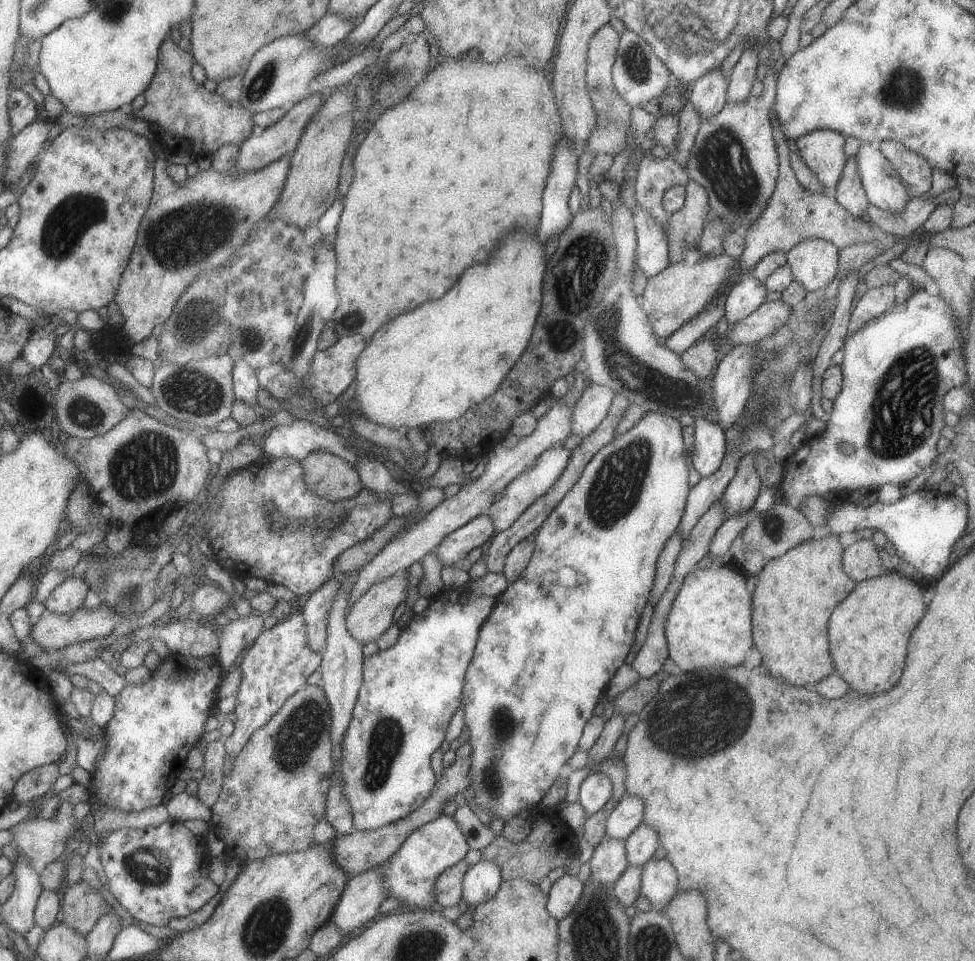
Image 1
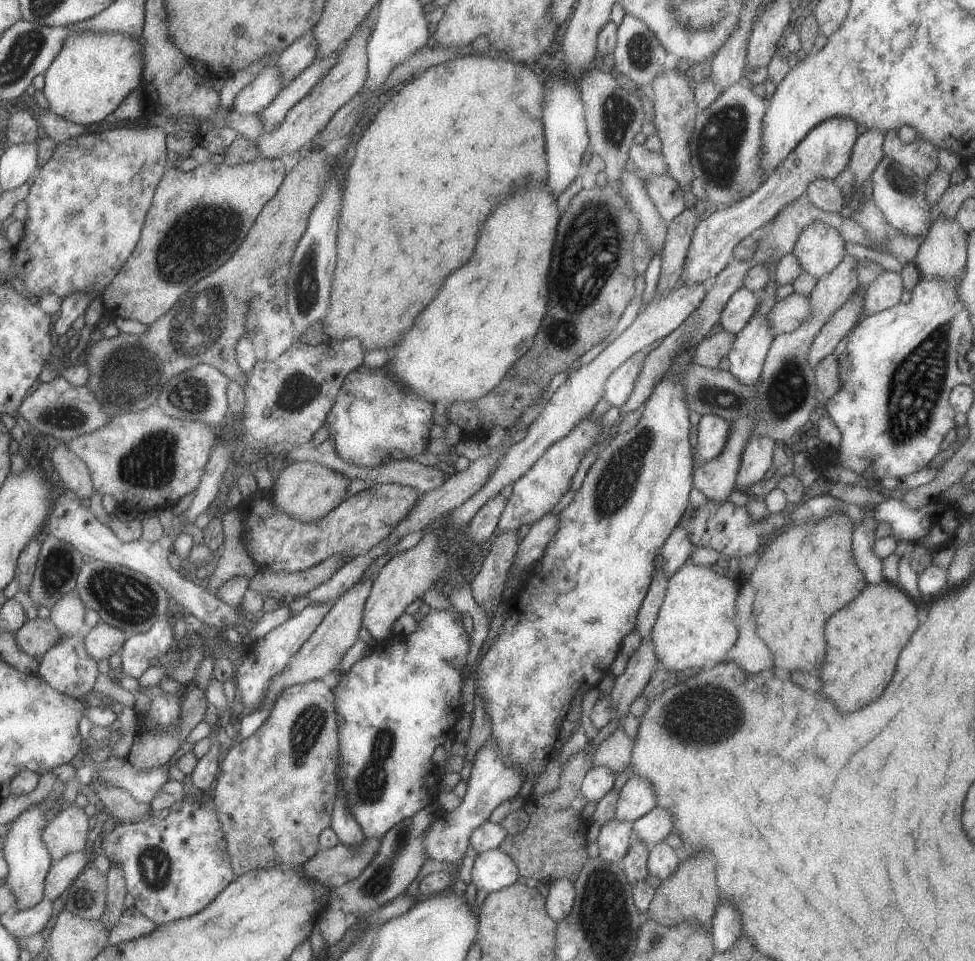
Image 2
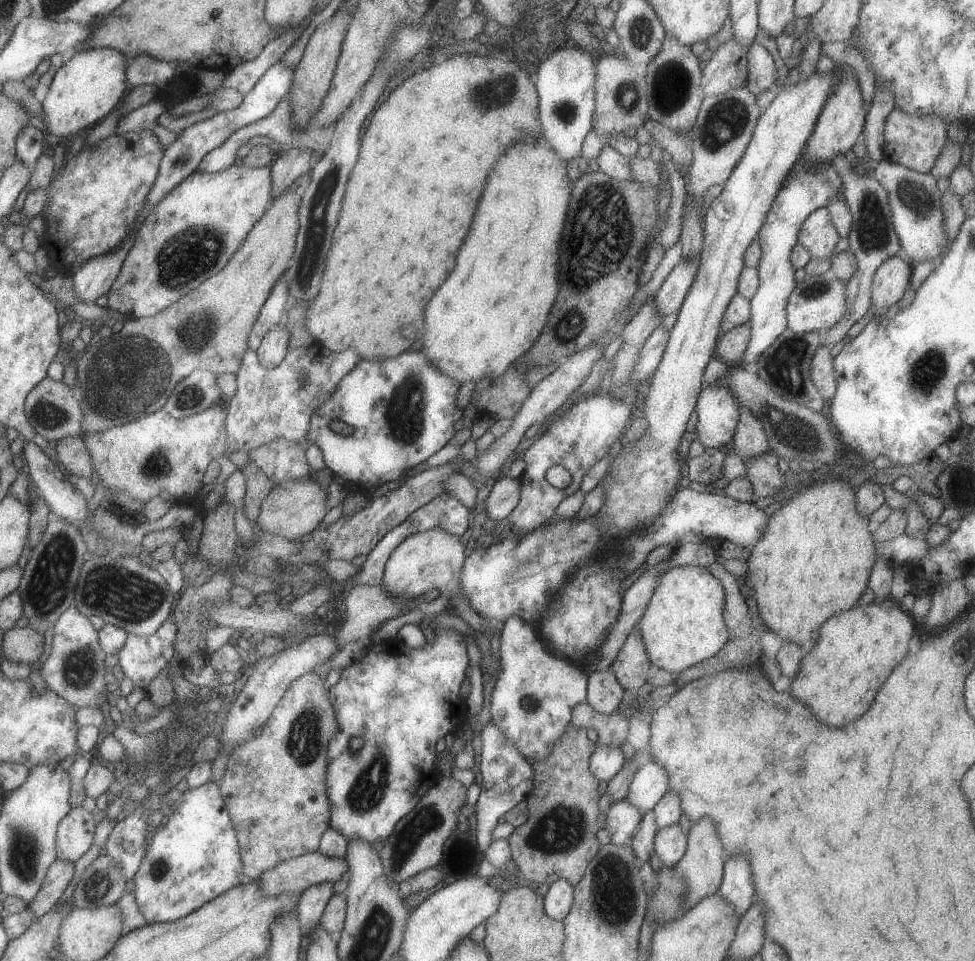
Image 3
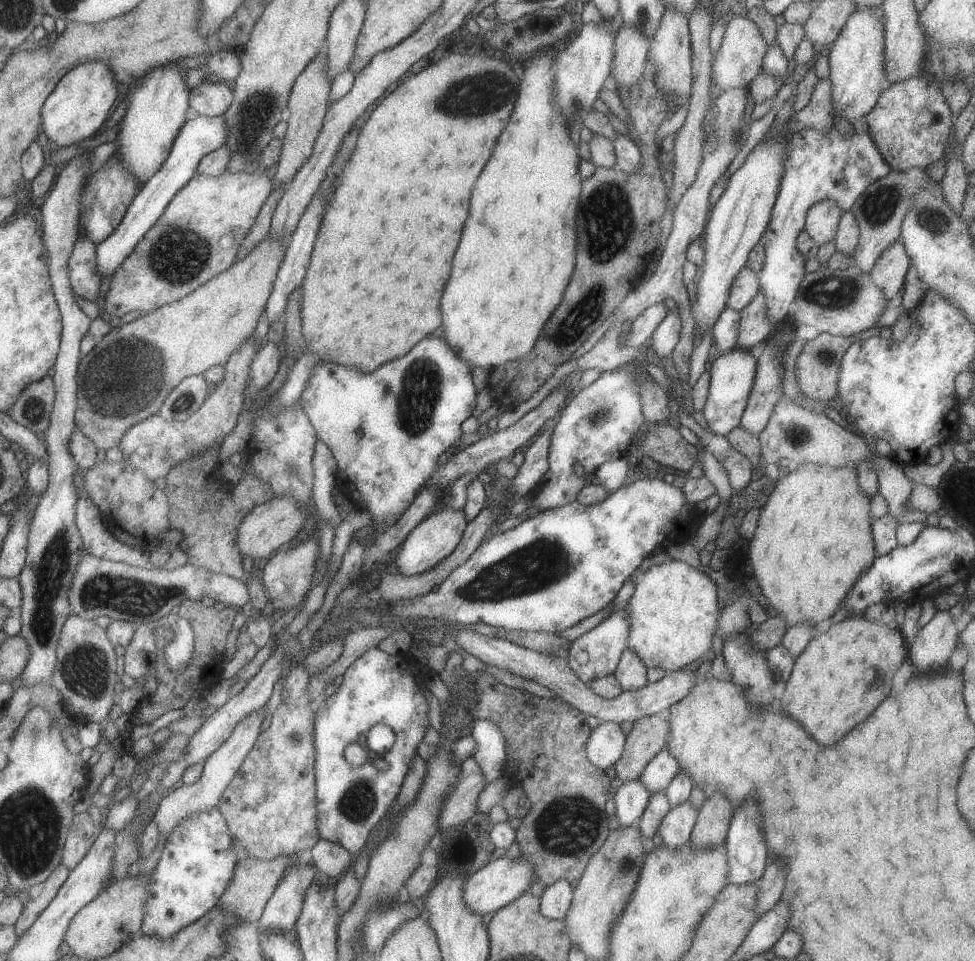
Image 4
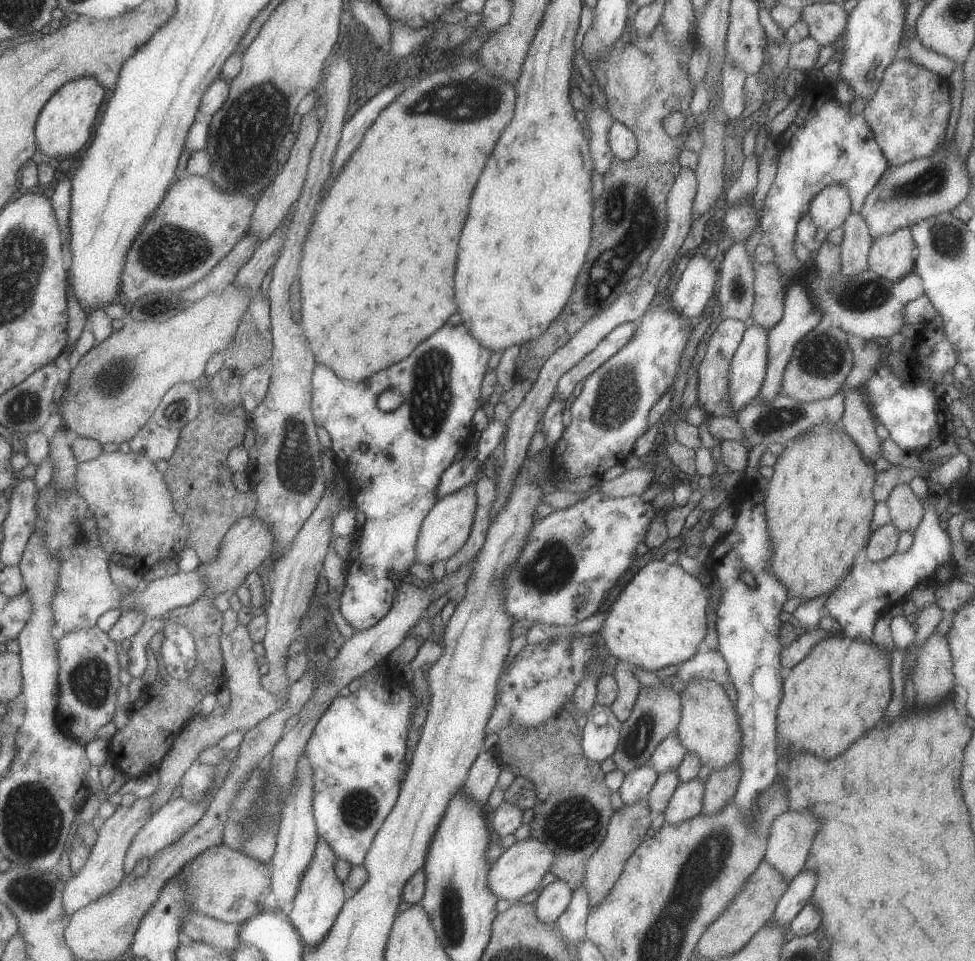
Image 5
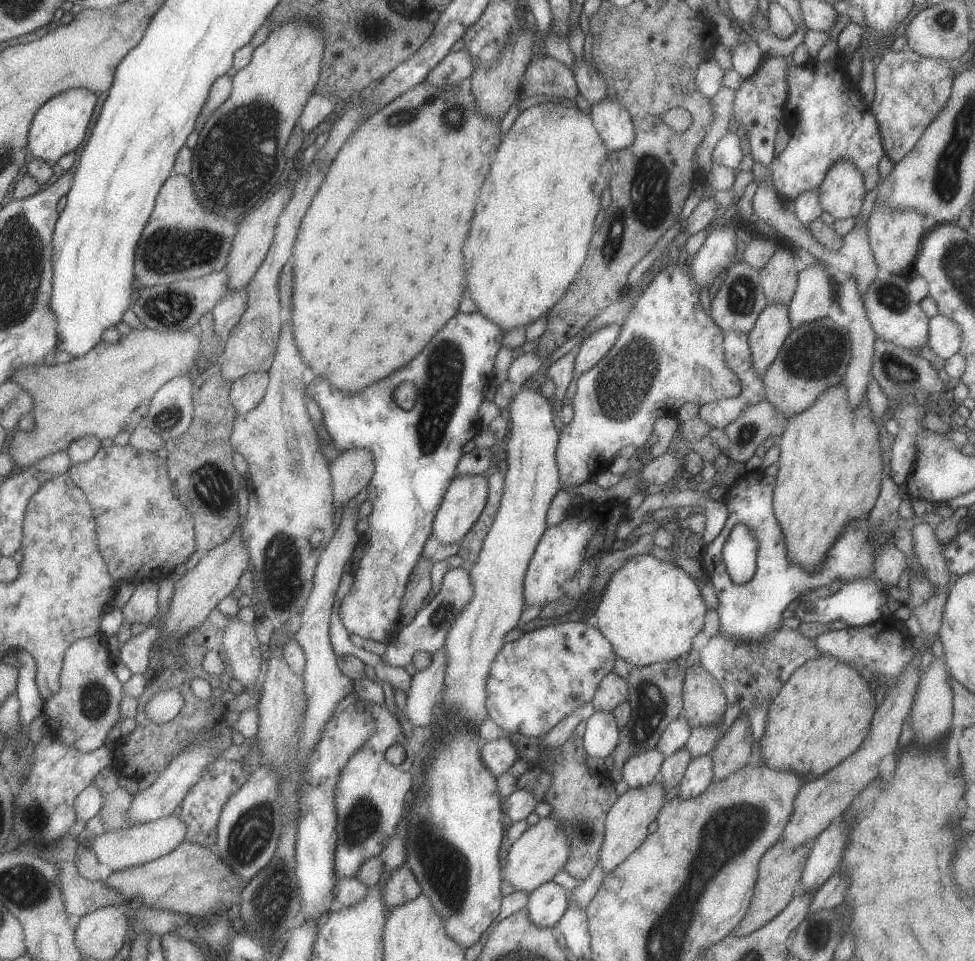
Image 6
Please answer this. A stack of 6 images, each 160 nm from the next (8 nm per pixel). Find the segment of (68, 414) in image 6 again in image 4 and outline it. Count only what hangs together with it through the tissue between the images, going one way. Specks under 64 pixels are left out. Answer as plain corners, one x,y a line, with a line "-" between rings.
267,237
243,260
208,280
208,283
202,284
182,300
143,314
129,324
110,330
105,337
96,341
94,348
81,359
77,375
75,419
79,429
94,441
98,450
107,451
119,446
129,428
159,413
158,408
168,397
168,392
172,392
182,380
193,375
203,375
212,366
225,366
228,363
230,356
254,335
272,293
285,250
281,241
272,241

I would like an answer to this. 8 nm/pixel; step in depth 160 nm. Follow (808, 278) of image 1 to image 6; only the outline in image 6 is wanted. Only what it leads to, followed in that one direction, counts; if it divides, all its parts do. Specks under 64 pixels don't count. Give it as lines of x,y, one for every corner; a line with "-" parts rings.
838,159
819,186
823,210
835,219
856,217
867,193
860,169
850,159

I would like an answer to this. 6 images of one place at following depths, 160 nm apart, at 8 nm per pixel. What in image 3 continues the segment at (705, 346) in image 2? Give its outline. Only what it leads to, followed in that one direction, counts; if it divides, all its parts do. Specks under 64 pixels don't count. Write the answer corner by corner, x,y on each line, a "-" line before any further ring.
751,318
744,324
731,328
719,338
713,357
729,365
740,365
751,339

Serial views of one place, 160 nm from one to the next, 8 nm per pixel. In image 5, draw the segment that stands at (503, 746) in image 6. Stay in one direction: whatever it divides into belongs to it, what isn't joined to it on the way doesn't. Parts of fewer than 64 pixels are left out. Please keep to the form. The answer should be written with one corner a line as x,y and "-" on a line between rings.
482,750
470,768
468,780
464,784
464,794
478,804
487,804
497,786
498,777
503,769
495,751

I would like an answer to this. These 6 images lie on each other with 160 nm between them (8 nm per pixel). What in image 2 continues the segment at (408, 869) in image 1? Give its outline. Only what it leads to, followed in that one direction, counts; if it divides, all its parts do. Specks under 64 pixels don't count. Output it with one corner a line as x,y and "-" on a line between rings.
488,738
484,744
480,745
480,750
476,752
476,760
473,762
467,783
468,791
460,806
449,813
440,809
432,826
426,828
426,834
424,834
424,850
428,856
426,860
449,863
462,861
471,849
470,834
472,834
472,830
476,830
478,826
484,824
494,809
504,801
514,798
522,788
524,781
526,778
522,772
518,772
516,768
510,768
510,764
502,762
502,758
498,756
498,748
494,744
494,738

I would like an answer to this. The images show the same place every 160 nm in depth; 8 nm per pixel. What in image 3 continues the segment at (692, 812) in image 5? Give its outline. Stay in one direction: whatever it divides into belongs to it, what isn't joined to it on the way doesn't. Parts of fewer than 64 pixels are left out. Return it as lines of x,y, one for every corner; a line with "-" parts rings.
679,823
657,830
655,852
664,865
674,867
687,851
687,832

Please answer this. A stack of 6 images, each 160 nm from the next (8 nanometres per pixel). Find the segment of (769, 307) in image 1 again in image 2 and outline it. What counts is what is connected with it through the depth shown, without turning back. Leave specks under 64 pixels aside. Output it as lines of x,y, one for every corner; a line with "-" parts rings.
792,293
784,300
778,300
770,310
770,330
774,336
793,332
810,316
810,298
802,294

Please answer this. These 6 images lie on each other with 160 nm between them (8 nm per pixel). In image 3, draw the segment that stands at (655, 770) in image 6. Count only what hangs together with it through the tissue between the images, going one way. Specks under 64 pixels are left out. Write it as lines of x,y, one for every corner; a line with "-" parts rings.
624,797
618,802
612,803
607,812
607,824
611,842
618,846
632,844
634,835
640,830
643,813
638,807

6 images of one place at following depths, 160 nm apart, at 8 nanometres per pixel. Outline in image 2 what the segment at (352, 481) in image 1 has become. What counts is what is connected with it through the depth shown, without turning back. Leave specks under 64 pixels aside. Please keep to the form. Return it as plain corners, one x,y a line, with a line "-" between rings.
302,460
288,463
280,469
276,484
268,495
274,500
274,504
278,504
278,508
282,508
282,512
286,512
288,516
300,522
316,522
342,504
350,482
346,474
334,472
316,462

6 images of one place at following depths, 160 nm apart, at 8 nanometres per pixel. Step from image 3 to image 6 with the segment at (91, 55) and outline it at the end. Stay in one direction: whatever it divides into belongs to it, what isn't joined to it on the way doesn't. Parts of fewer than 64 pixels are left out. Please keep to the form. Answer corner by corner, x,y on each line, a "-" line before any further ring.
68,89
47,100
32,119
27,148
31,157
54,164
66,153
76,150
84,140
98,94
86,89

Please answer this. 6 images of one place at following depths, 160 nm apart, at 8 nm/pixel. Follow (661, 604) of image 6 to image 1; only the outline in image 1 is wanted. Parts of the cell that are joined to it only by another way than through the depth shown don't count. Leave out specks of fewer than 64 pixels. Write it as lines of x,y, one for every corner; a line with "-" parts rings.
723,566
718,570
696,569
686,576
680,592
678,592
670,614
666,620
666,641
668,642
668,659
681,671
692,672
710,666
728,668
740,666
746,662
748,650
753,648
752,633
752,594
746,587
747,578
733,568

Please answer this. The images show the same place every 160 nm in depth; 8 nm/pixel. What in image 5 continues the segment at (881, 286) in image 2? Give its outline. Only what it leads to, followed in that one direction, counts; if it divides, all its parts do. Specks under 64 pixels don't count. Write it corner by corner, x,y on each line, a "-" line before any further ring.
900,228
890,236
878,236
871,245
870,271
898,283
915,271
915,244
911,228

